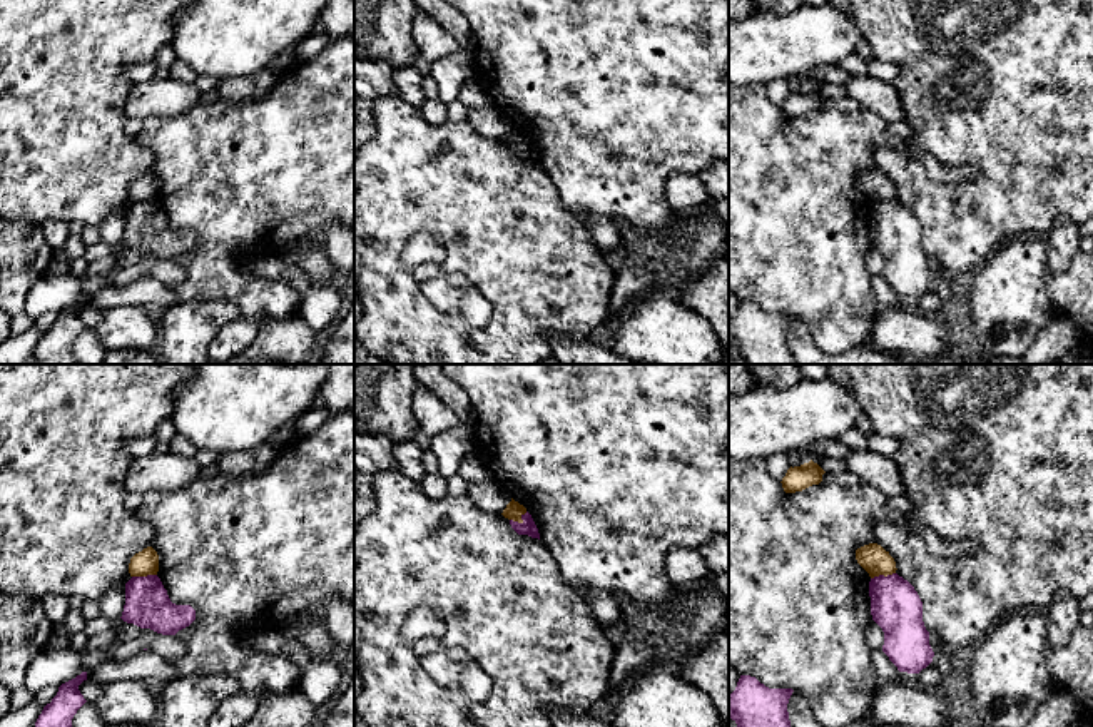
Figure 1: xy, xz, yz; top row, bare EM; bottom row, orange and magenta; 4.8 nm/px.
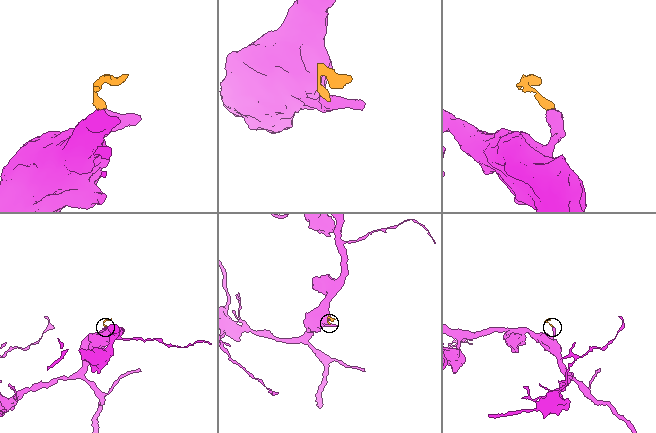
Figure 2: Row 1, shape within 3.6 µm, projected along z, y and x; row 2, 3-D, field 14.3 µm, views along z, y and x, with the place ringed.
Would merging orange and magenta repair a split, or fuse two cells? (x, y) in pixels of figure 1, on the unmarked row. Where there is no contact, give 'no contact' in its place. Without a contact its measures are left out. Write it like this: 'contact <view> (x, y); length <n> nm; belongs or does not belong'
contact xz (520, 147); length 100 nm; does not belong

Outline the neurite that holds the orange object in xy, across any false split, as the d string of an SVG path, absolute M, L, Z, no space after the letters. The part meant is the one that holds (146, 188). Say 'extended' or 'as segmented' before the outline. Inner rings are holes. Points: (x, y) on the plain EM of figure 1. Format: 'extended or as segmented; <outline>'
as segmented; M152 172L144 174L135 179L129 189L130 202L147 202L157 201L159 197L159 180Z

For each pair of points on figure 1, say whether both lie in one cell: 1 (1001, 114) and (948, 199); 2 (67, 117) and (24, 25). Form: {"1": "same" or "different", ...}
{"1": "same", "2": "same"}

